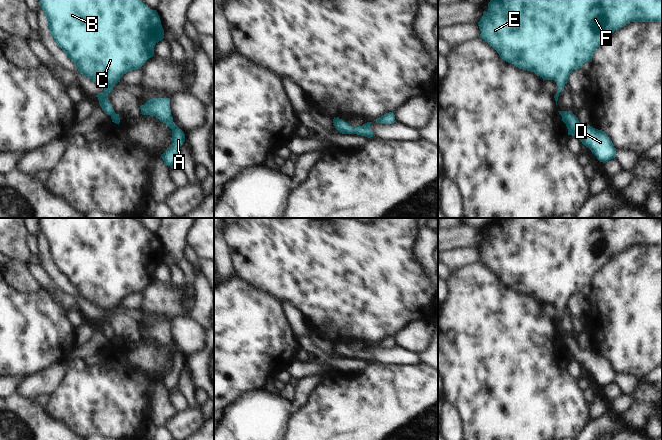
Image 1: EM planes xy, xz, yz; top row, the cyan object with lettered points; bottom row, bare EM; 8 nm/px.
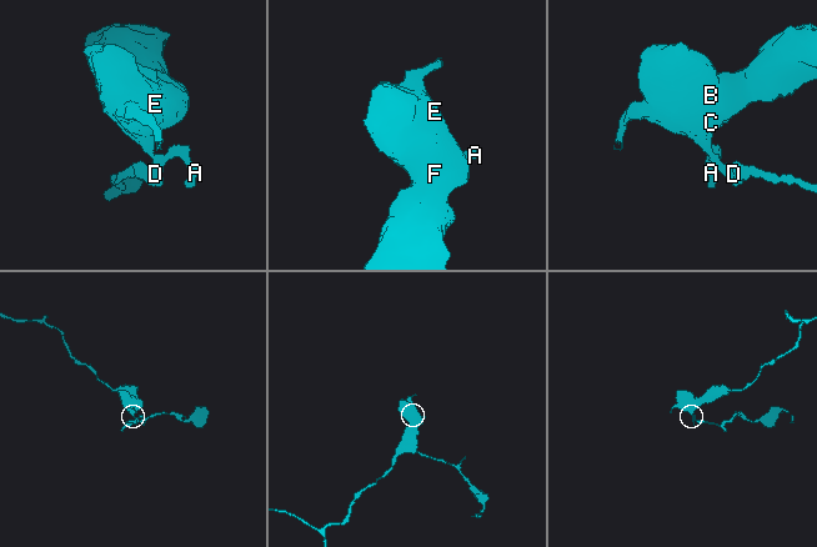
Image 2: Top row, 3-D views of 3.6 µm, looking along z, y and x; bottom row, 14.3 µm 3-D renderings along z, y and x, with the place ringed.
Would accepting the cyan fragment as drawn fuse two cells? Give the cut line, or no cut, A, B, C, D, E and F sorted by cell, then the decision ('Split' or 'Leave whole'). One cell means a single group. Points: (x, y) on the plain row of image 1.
Split along xy (114, 337), (111, 340). Groups: A D / B C E F. Split.

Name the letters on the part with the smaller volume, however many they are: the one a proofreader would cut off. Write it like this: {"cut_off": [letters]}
{"cut_off": ["A", "D"]}

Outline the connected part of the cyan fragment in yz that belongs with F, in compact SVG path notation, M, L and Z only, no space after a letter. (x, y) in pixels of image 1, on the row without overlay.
M508 218L493 222L488 227L488 235L483 236L483 240L478 246L481 255L480 261L490 268L500 279L500 281L516 291L534 296L544 304L554 304L558 310L558 315L554 319L556 329L559 317L564 314L564 309L568 307L568 301L573 294L582 292L585 286L592 286L594 275L606 265L607 262L617 253L630 246L662 246L662 218Z

